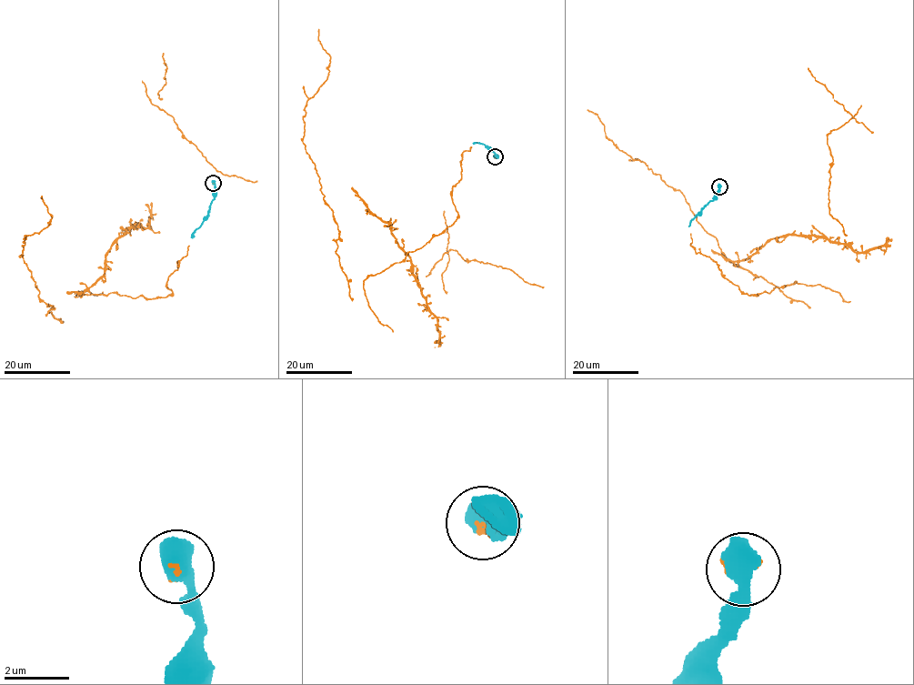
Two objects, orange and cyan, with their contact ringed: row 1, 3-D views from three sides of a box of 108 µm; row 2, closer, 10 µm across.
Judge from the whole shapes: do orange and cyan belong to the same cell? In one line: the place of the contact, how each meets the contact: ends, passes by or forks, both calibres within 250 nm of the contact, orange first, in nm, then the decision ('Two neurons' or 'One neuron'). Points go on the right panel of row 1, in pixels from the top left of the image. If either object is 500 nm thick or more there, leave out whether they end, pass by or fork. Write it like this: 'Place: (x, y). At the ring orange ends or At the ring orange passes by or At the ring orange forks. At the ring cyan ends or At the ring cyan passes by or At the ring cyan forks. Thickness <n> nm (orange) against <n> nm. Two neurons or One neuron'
Place: (719, 186). Thickness 100 nm (orange) against 550 nm. One neuron

